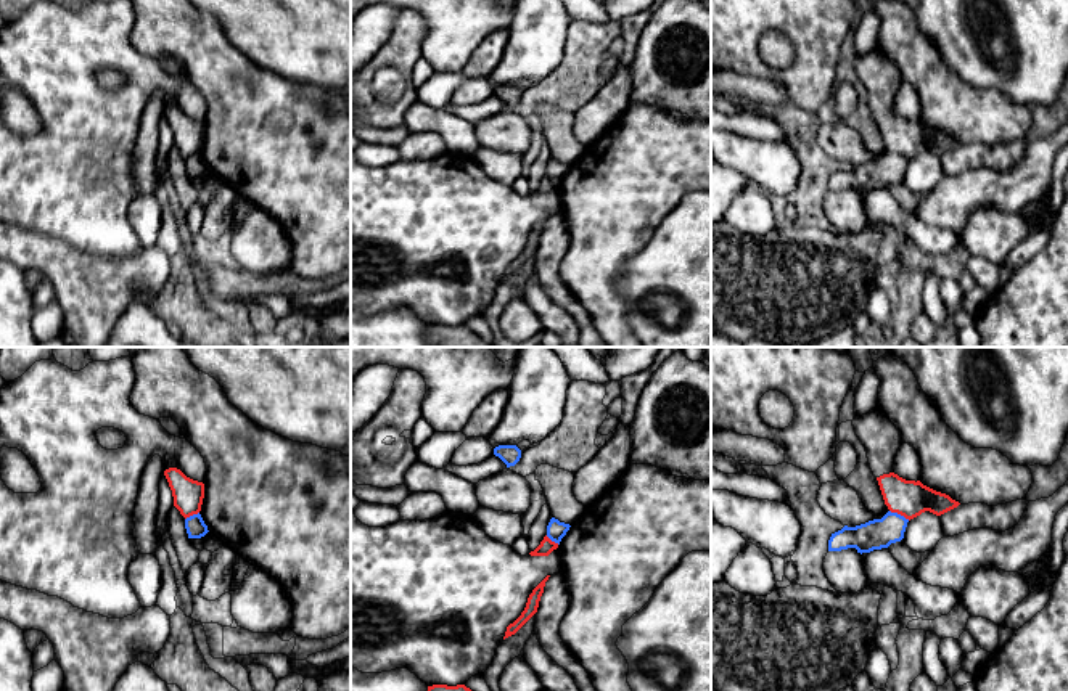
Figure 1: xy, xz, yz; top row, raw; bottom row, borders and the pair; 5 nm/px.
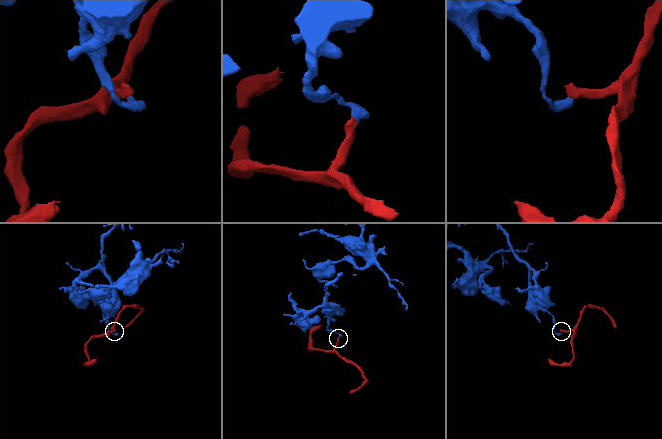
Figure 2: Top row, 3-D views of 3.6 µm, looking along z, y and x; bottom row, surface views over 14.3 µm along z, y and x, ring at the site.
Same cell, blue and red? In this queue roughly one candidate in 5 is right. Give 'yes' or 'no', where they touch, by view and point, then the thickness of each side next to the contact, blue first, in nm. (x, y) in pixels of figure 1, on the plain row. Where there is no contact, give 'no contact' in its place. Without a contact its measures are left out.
no | yz (899, 155) | 150/190 nm

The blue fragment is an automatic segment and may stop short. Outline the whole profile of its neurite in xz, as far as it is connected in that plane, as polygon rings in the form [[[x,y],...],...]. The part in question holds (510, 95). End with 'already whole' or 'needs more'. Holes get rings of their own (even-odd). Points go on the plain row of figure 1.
[[[499,85],[494,88],[494,95],[499,96],[507,108],[510,108],[520,101],[521,90],[516,85]]]; already whole

